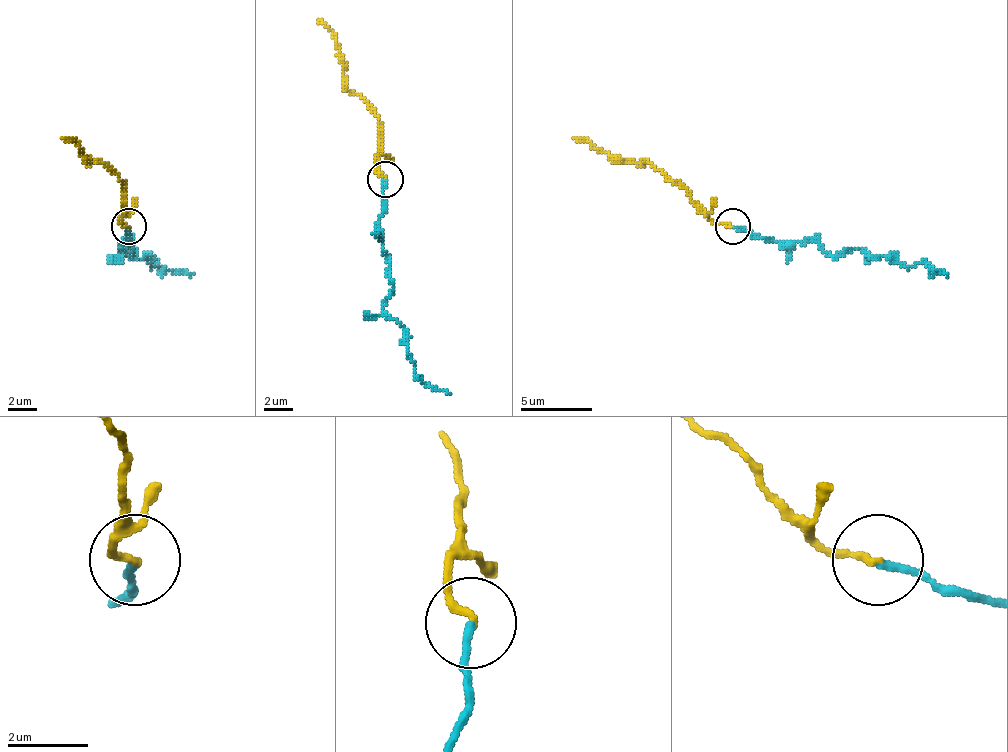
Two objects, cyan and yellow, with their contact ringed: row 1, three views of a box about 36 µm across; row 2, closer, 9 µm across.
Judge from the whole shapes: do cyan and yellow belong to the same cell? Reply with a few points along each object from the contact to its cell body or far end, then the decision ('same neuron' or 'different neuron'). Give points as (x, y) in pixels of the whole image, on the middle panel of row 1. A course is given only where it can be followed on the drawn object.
cyan runs (386, 180), (379, 240), (389, 262), (393, 279), (382, 308), (400, 326), (414, 372), (450, 393); yellow runs (386, 180), (379, 162), (379, 116), (347, 87), (343, 55), (332, 34), (318, 20); same neuron

